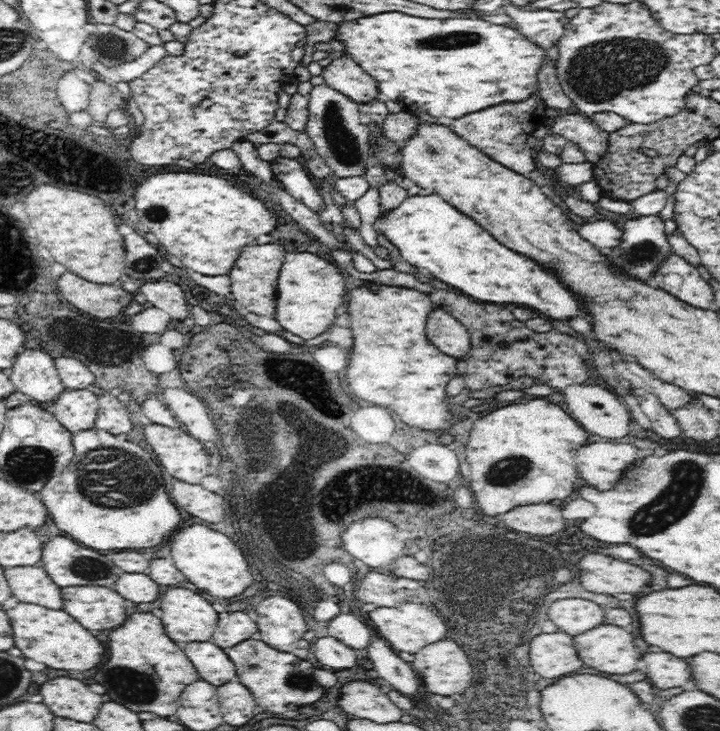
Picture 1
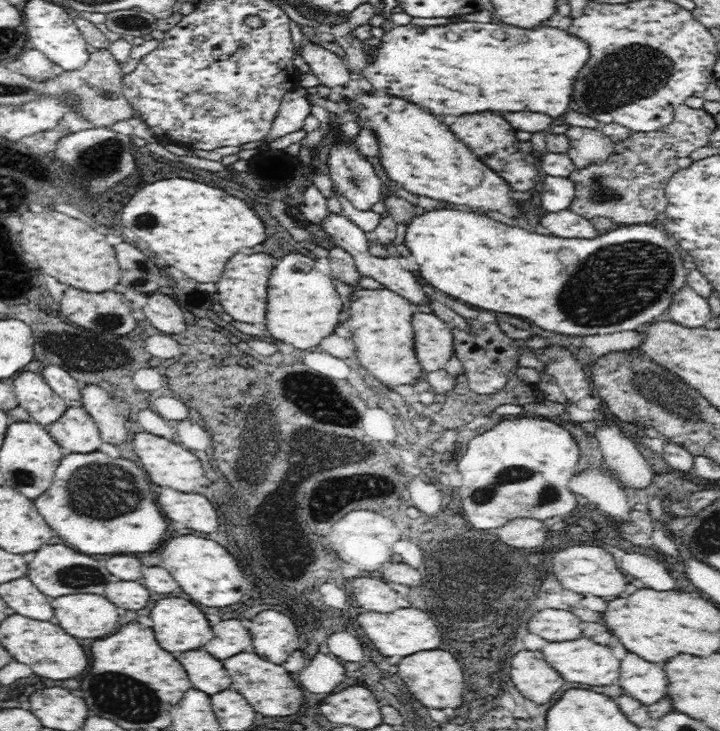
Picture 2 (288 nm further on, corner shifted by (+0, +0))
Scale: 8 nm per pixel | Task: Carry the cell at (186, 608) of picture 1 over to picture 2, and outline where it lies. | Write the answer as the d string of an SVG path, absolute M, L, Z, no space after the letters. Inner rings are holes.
M162 598L150 610L154 634L168 652L186 652L204 646L214 636L206 616L188 600Z

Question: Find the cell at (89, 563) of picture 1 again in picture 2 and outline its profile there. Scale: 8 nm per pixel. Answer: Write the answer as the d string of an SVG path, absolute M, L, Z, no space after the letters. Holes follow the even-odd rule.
M46 544L36 550L34 560L28 564L28 578L42 594L50 596L52 600L68 594L102 594L106 584L118 580L108 572L106 560L94 560L92 556L76 552L64 544Z

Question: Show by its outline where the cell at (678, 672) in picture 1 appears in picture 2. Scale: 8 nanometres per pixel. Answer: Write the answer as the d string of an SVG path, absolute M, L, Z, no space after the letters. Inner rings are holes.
M628 654L622 660L620 678L616 684L624 690L624 696L628 694L634 700L640 700L642 704L650 706L666 698L664 694L666 694L668 680L660 664L650 664L634 654Z

